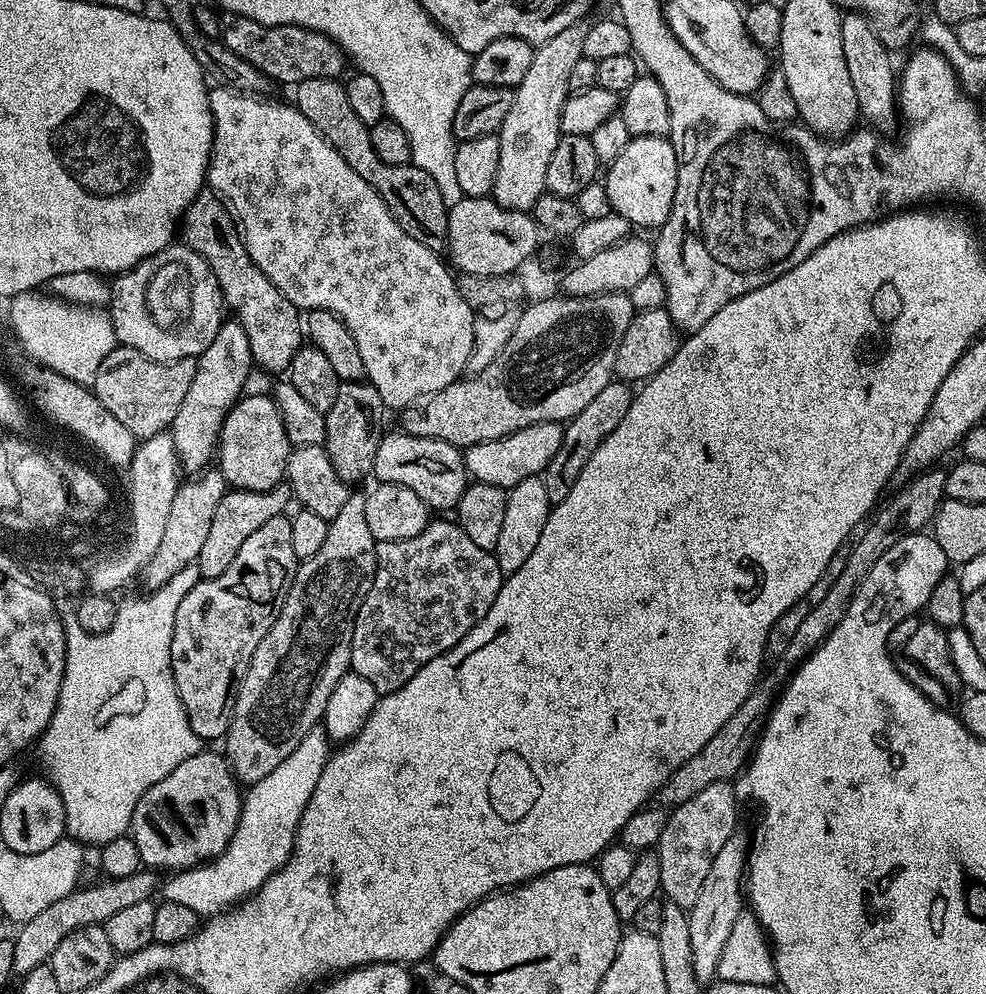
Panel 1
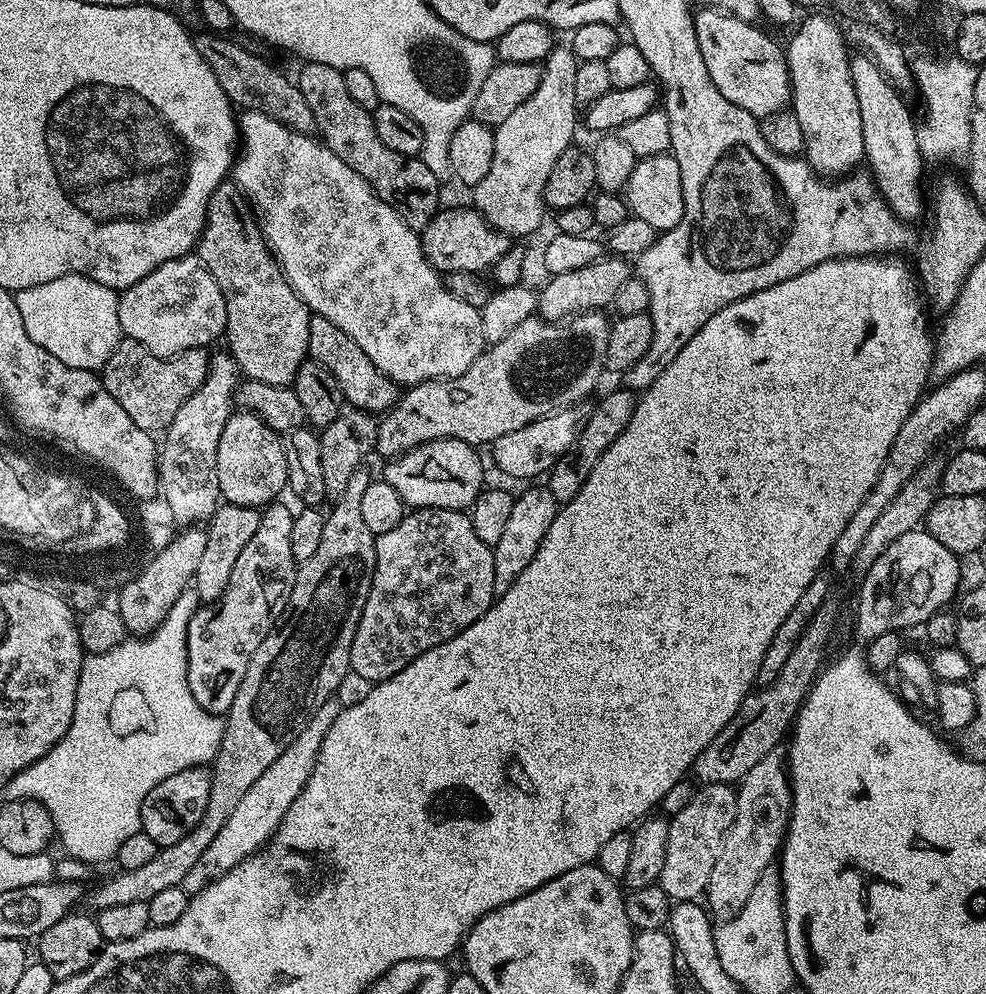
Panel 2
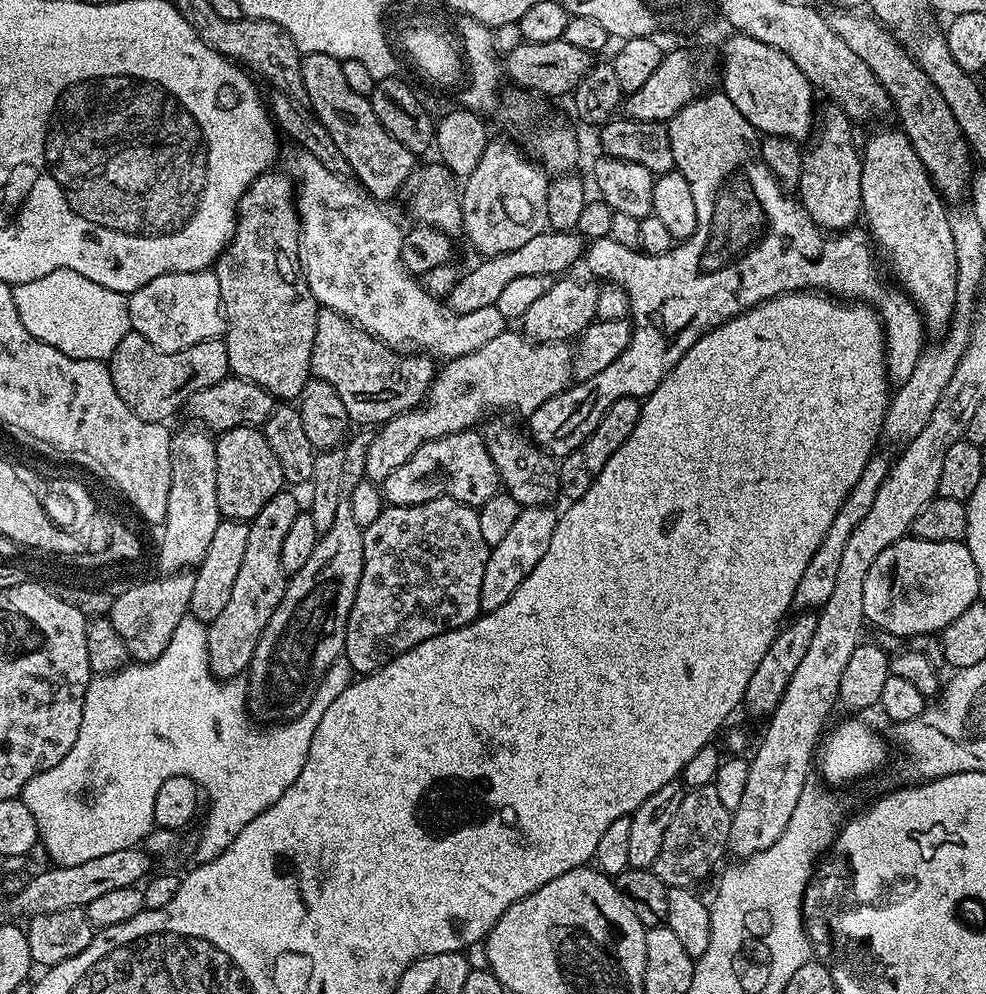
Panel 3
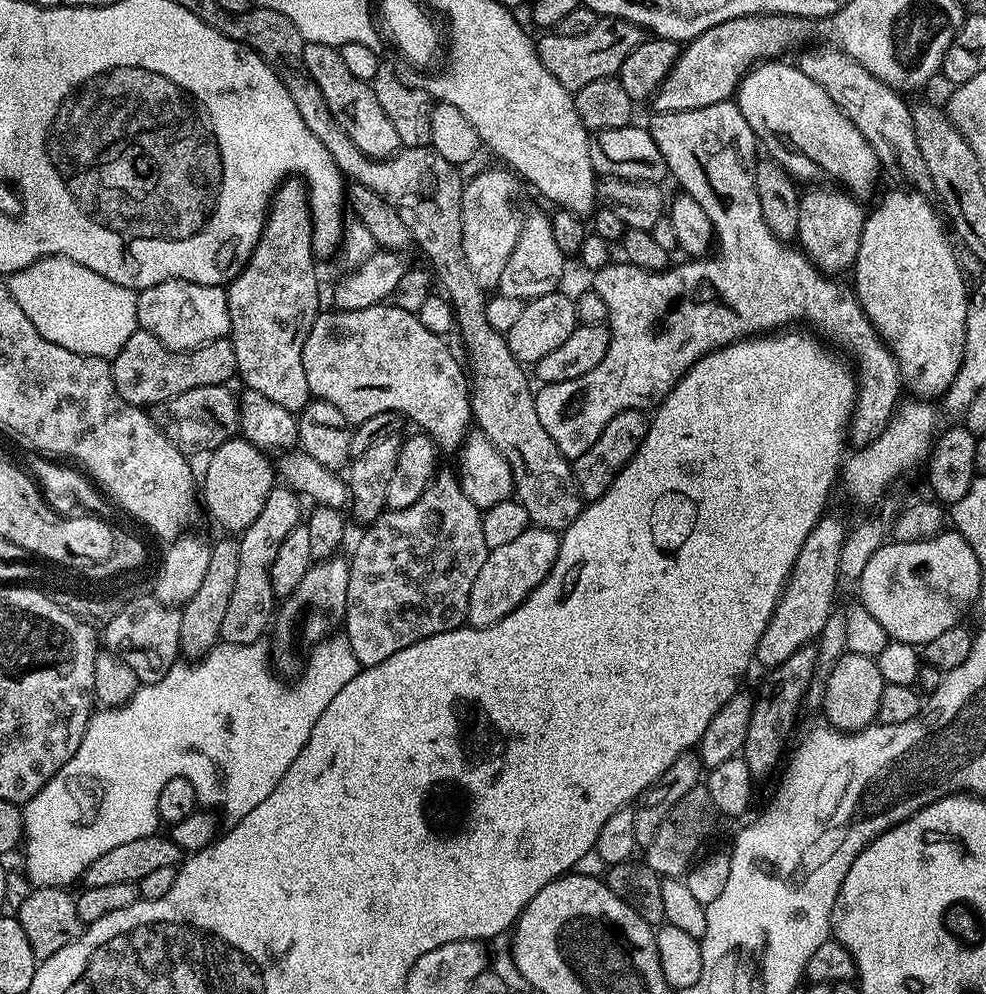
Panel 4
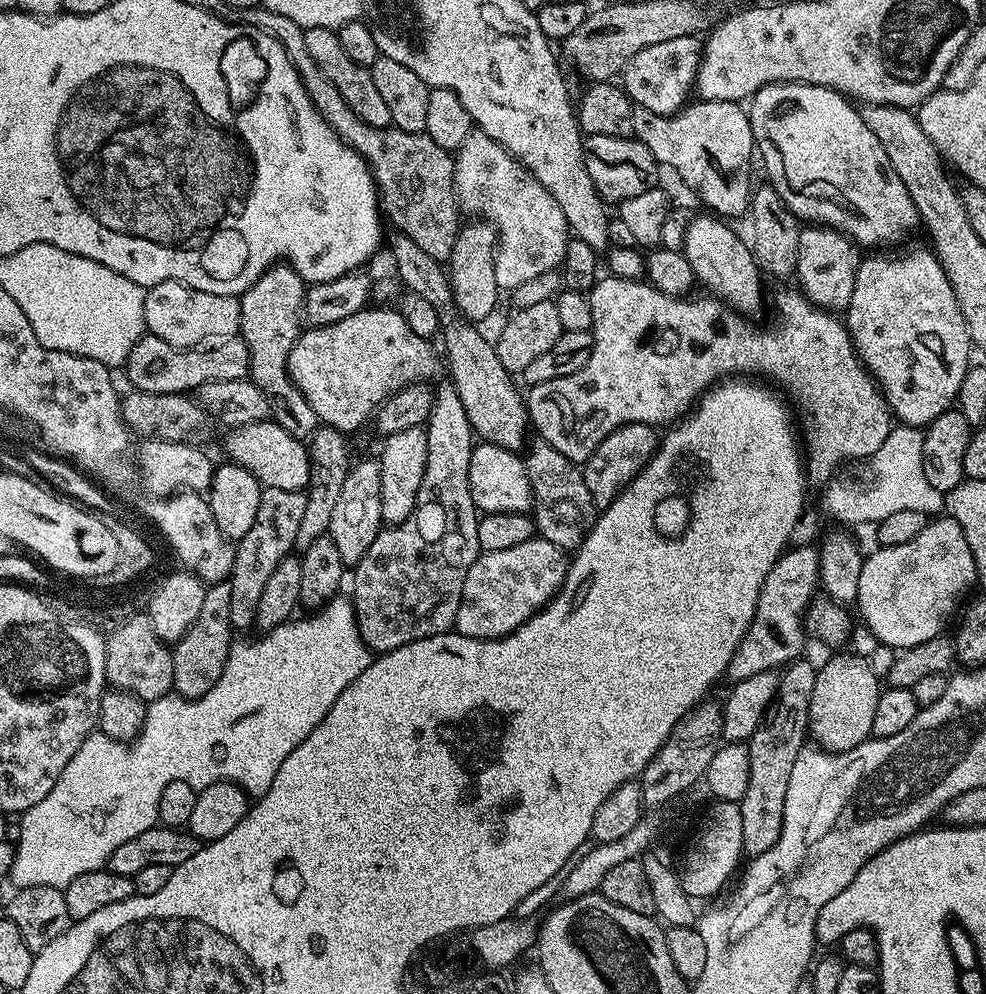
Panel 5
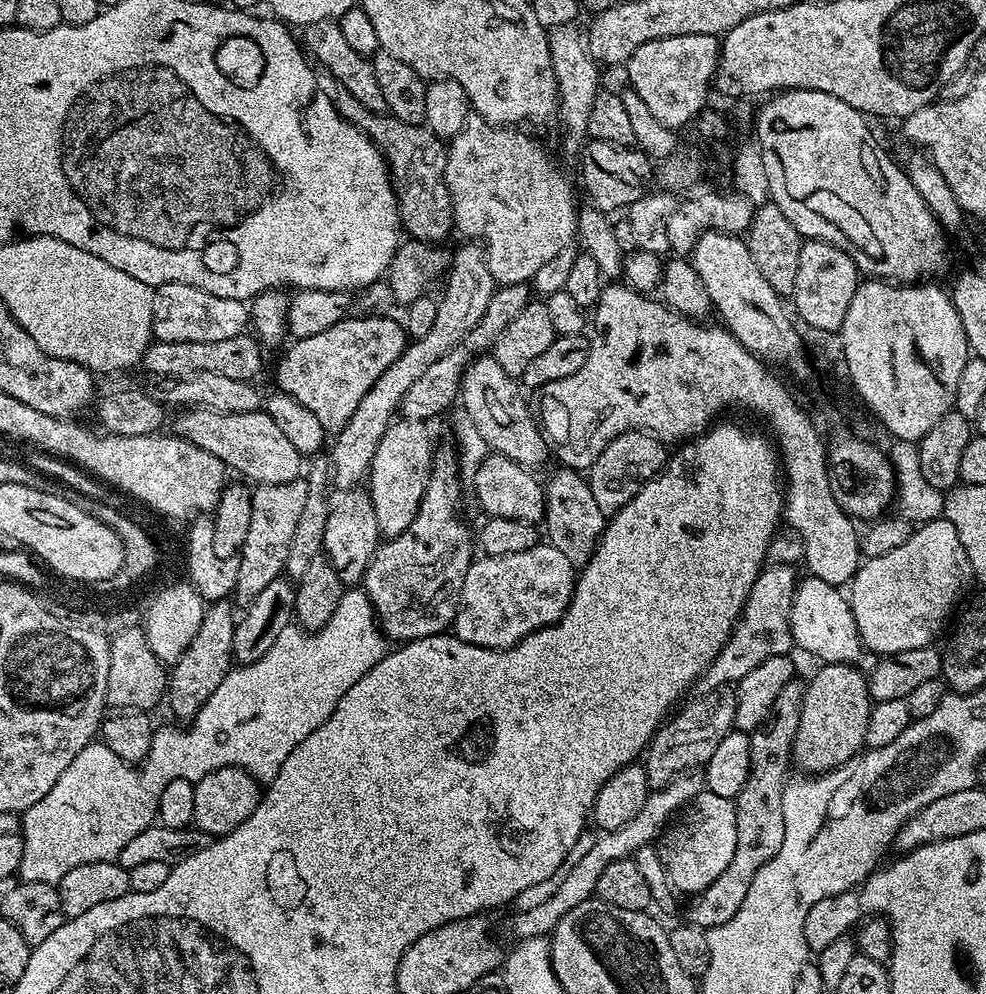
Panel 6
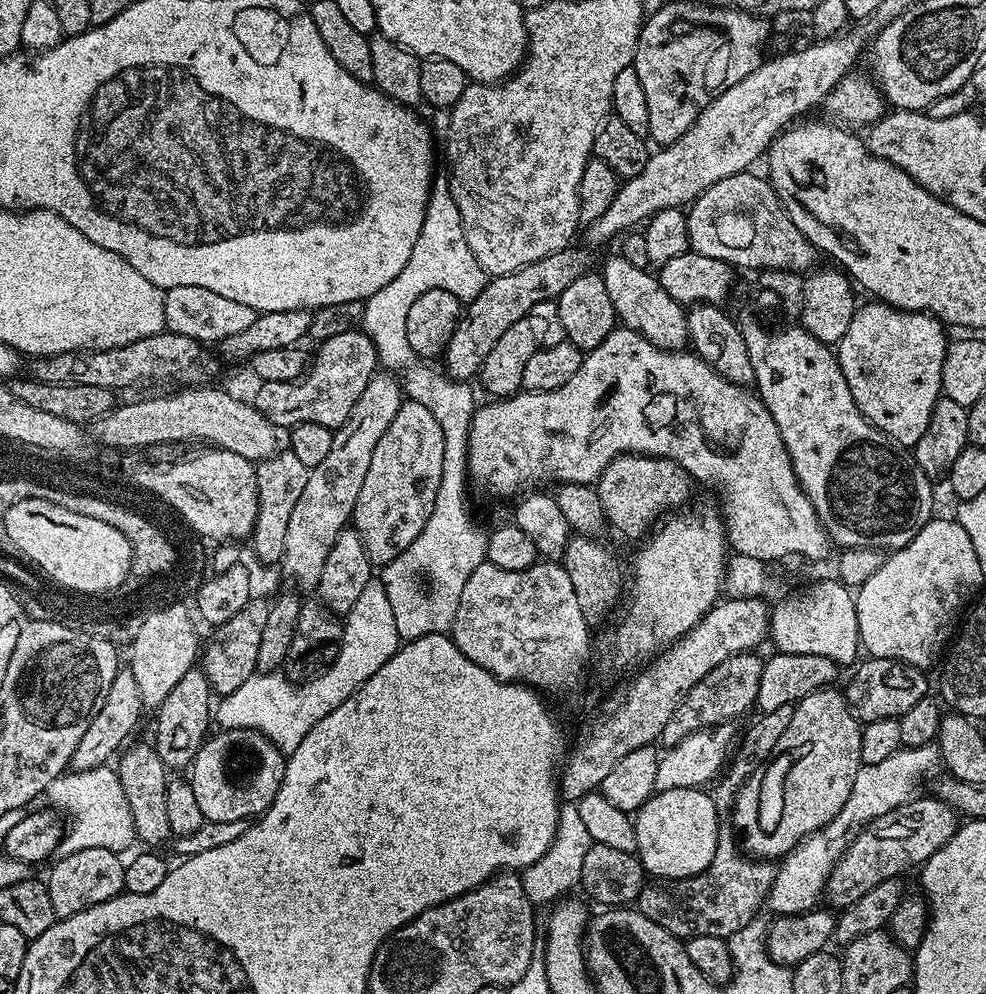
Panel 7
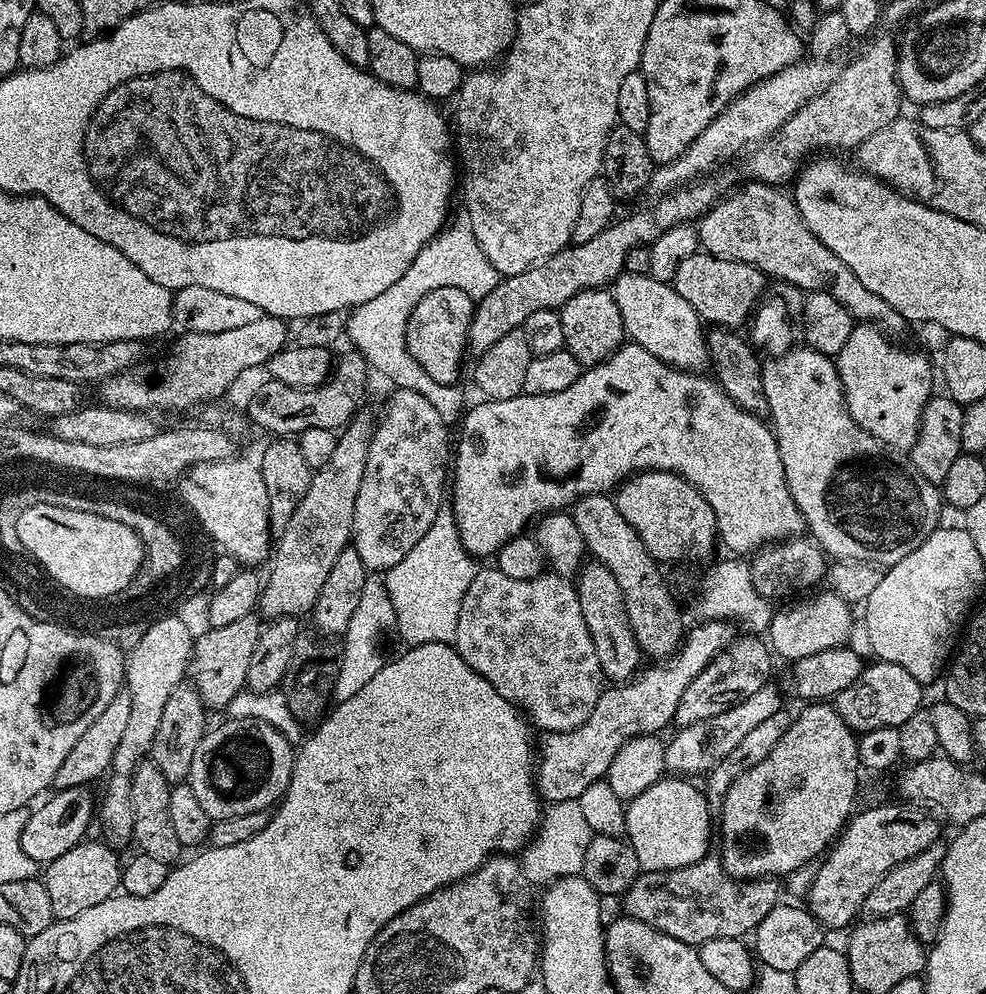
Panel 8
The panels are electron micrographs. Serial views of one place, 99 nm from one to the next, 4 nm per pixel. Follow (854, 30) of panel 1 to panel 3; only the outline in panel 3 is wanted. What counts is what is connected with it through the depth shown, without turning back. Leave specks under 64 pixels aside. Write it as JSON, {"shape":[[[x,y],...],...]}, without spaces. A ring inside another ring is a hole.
{"shape":[[[904,131],[876,132],[862,144],[860,207],[869,237],[882,256],[884,251],[900,288],[924,315],[927,331],[947,333],[956,315],[956,243],[950,230],[946,200],[932,184]]]}

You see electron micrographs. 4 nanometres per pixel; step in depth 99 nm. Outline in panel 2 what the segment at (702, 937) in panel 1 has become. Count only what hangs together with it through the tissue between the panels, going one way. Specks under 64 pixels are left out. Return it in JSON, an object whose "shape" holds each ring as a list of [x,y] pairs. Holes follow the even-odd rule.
{"shape":[[[779,751],[766,754],[766,758],[762,758],[762,762],[755,764],[750,770],[750,774],[746,774],[738,781],[736,788],[736,809],[734,810],[734,822],[730,822],[730,830],[726,830],[726,834],[722,838],[722,846],[718,850],[718,858],[714,861],[714,870],[710,870],[710,882],[708,883],[708,890],[706,893],[706,907],[717,921],[723,922],[734,918],[734,914],[738,914],[738,910],[742,906],[746,906],[746,898],[750,898],[750,894],[754,894],[754,886],[758,886],[758,878],[773,865],[777,859],[778,853],[784,843],[784,833],[788,831],[788,818],[792,815],[792,783],[788,780],[788,769],[786,767],[786,760]]]}

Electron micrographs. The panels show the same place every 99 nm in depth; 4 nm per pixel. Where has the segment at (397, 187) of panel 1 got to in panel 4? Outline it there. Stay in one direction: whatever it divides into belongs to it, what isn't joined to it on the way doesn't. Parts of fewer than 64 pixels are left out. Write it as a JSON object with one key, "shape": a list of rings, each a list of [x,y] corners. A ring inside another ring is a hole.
{"shape":[[[305,43],[304,57],[310,78],[318,82],[318,90],[322,90],[322,98],[326,98],[326,106],[330,106],[330,114],[334,114],[334,122],[338,122],[338,126],[346,132],[346,138],[350,138],[350,142],[354,142],[354,146],[358,146],[358,150],[362,150],[362,154],[366,154],[371,160],[387,160],[388,157],[395,156],[402,145],[398,133],[394,131],[394,125],[390,123],[390,118],[386,118],[386,110],[382,110],[378,98],[374,98],[371,83],[362,78],[354,78],[354,74],[350,74],[346,62],[342,62],[339,47],[330,44]]]}

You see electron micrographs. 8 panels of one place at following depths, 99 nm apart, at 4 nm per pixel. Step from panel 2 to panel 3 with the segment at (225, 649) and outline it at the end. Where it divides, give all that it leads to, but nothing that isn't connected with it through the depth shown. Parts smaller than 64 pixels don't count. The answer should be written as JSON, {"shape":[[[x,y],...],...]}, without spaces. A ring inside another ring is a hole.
{"shape":[[[283,490],[274,494],[248,524],[250,538],[246,541],[246,554],[242,557],[242,567],[234,581],[230,602],[226,602],[222,614],[218,614],[218,618],[207,625],[208,668],[221,681],[247,673],[258,646],[258,638],[262,638],[266,622],[270,622],[274,610],[284,597],[286,573],[282,570],[282,541],[286,539],[294,518],[298,518],[302,511],[302,504],[288,492]]]}

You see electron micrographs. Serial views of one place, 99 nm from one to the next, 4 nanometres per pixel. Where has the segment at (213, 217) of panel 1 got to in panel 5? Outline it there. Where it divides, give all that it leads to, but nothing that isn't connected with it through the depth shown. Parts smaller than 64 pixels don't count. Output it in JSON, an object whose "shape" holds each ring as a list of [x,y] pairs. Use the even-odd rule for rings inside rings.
{"shape":[[[277,262],[266,269],[239,297],[240,301],[240,339],[246,342],[250,362],[248,376],[262,382],[262,387],[271,419],[275,420],[286,431],[297,438],[308,438],[318,427],[318,421],[310,402],[288,379],[288,359],[290,350],[296,345],[296,340],[302,331],[302,313],[304,310],[305,281],[301,280],[295,268],[284,262]]]}

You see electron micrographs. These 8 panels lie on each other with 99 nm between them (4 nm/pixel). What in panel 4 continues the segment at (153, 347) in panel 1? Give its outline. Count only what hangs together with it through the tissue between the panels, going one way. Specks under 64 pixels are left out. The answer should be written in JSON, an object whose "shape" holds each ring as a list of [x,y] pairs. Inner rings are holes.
{"shape":[[[167,280],[158,286],[143,289],[137,295],[138,325],[154,334],[162,346],[172,352],[189,352],[231,333],[232,319],[228,293],[221,286],[202,286],[185,280]]]}

